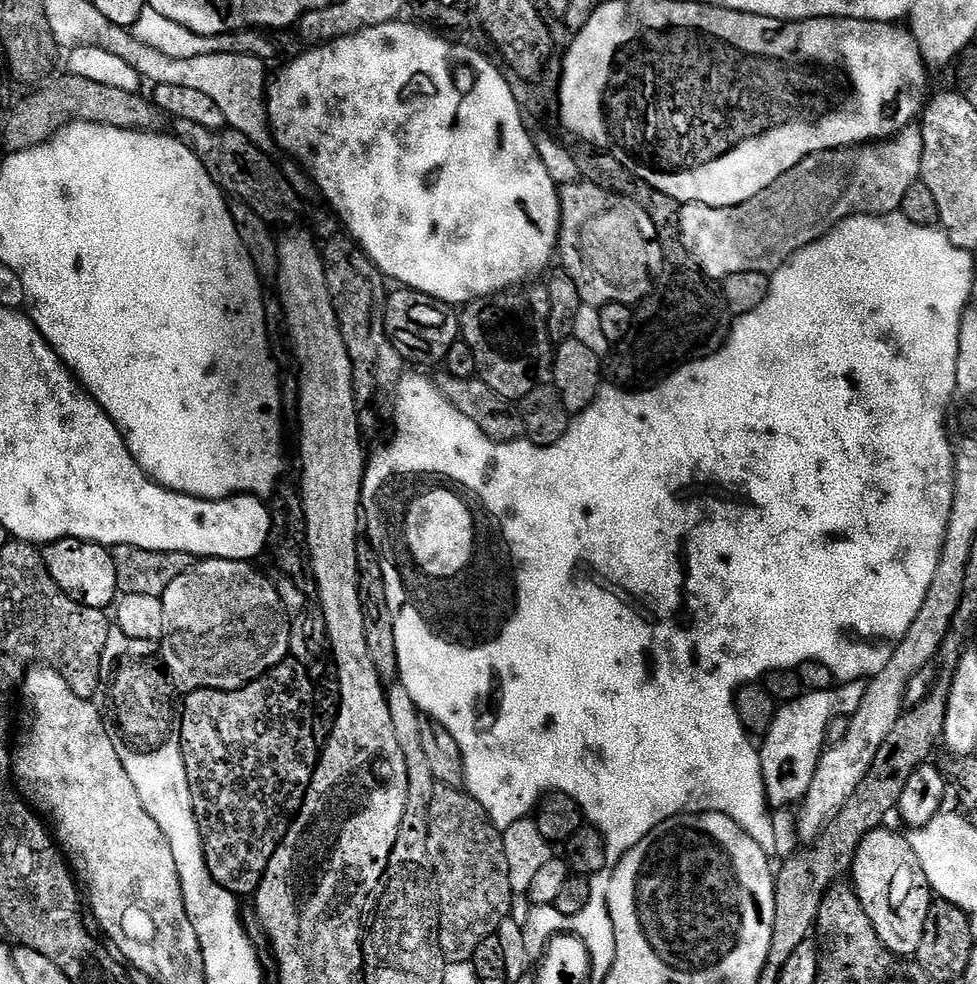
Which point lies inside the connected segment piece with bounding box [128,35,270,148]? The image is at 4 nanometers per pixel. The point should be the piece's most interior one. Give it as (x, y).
(237, 82)

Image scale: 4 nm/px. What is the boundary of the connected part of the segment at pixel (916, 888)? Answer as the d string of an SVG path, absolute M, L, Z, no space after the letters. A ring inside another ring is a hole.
M888 826L874 829L858 846L850 871L850 880L860 899L866 918L874 926L878 938L886 945L893 957L915 957L922 942L922 930L926 930L926 918L934 893L918 858L912 850L911 843L904 840Z

